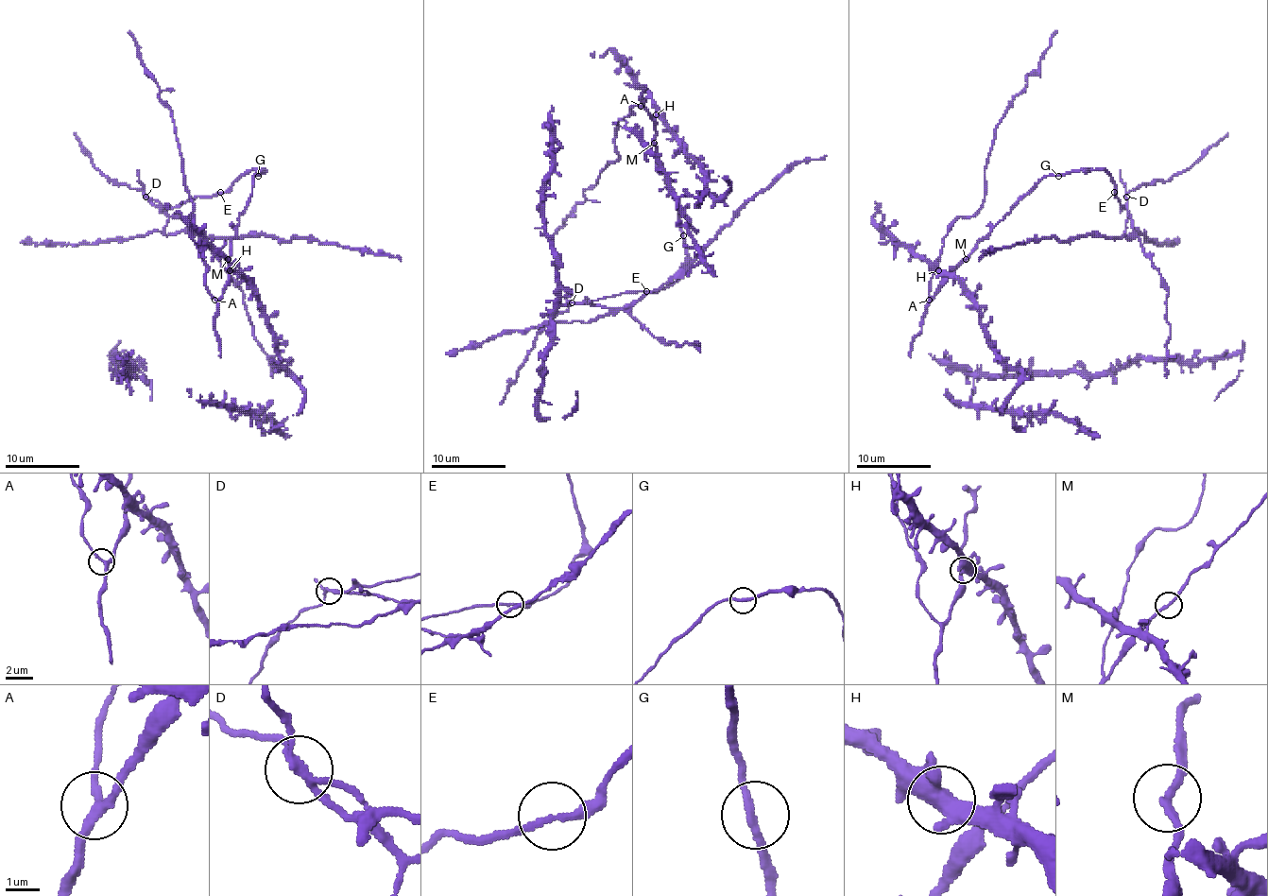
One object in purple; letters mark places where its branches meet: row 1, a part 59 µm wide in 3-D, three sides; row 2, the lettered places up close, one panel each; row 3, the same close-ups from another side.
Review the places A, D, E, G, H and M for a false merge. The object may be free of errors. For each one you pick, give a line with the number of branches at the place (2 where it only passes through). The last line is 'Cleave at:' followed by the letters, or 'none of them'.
D: Branches: 4
Cleave at: D

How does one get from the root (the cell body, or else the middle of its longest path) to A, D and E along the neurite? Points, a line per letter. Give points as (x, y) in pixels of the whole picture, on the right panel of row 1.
A: (986, 330), (981, 322), (973, 296), (956, 280), (940, 272), (946, 276), (946, 282), (929, 300)
D: (986, 330), (973, 296), (940, 272), (948, 276), (1048, 176), (1104, 170), (1122, 207), (1125, 196)
E: (986, 330), (973, 296), (956, 280), (940, 272), (948, 276), (1048, 176), (1104, 170), (1114, 184), (1114, 192)

